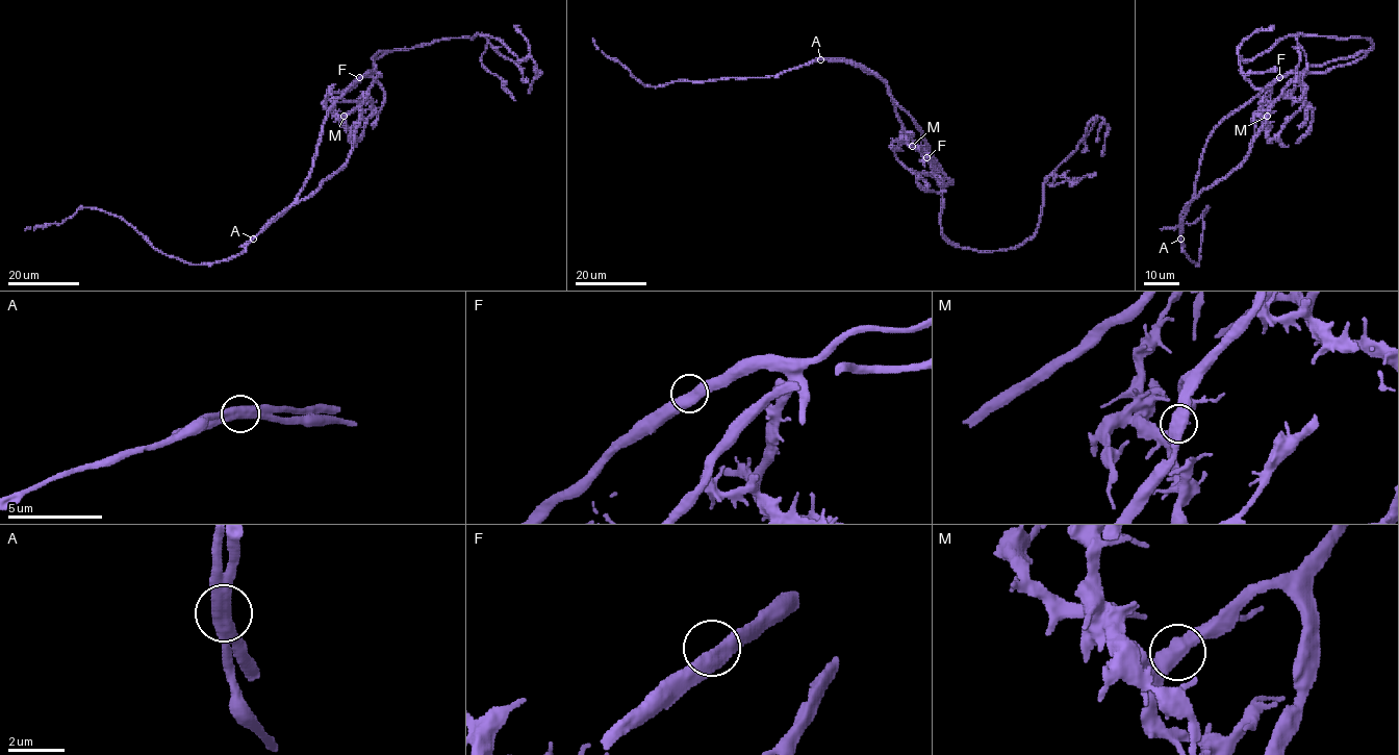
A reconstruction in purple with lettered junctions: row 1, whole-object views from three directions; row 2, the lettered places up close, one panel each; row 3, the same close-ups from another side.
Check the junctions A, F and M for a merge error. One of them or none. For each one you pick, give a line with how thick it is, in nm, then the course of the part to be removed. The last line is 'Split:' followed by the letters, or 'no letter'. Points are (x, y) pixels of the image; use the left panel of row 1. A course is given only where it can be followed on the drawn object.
A: 460 nm | (253, 238), (290, 206), (308, 176), (328, 111), (369, 73), (344, 92), (333, 92), (324, 102), (347, 132)
Split: A

